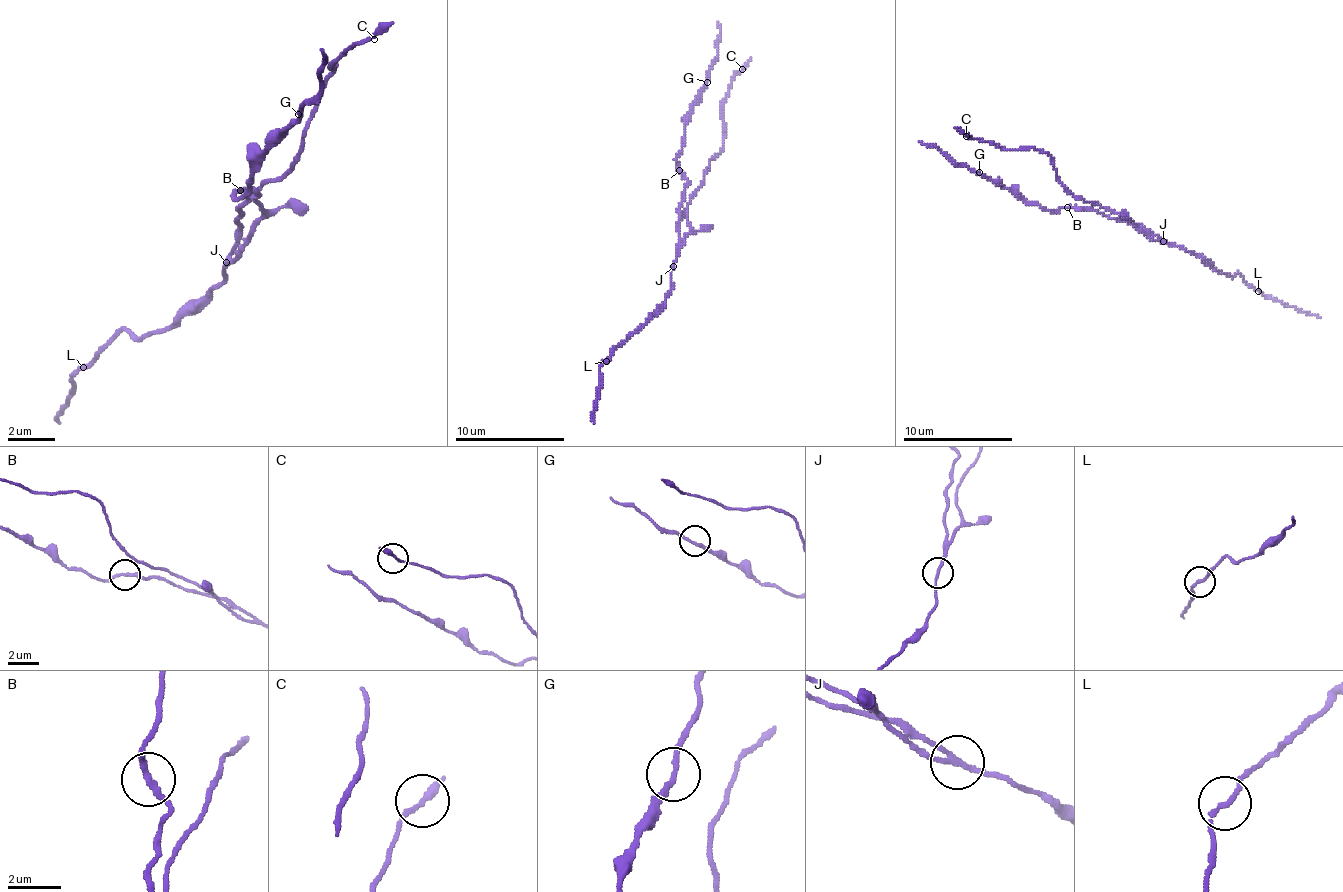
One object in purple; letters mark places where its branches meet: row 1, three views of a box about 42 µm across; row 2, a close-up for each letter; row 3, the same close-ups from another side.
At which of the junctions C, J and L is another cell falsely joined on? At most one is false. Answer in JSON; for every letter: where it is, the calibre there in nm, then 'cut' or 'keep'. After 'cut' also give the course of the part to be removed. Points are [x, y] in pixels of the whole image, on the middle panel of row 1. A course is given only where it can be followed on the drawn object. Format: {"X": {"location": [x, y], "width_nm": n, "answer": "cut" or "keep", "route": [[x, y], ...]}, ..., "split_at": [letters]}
{"C": {"location": [742, 69], "width_nm": 220, "answer": "keep"}, "J": {"location": [673, 266], "width_nm": 200, "answer": "cut", "route": [[674, 266], [679, 239], [679, 206], [685, 198], [687, 179], [676, 154], [718, 55], [720, 38], [718, 22]]}, "L": {"location": [606, 361], "width_nm": 180, "answer": "keep"}, "split_at": ["J"]}

